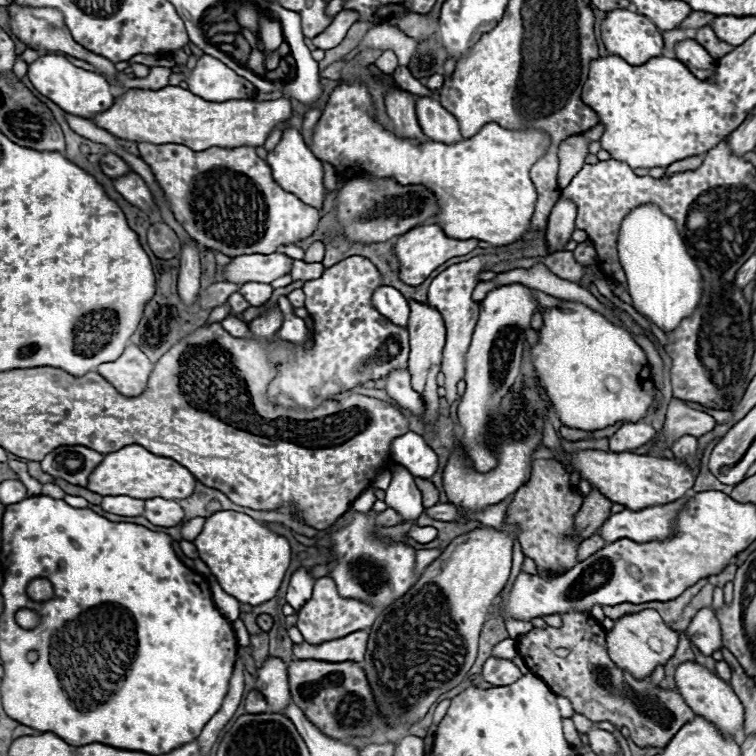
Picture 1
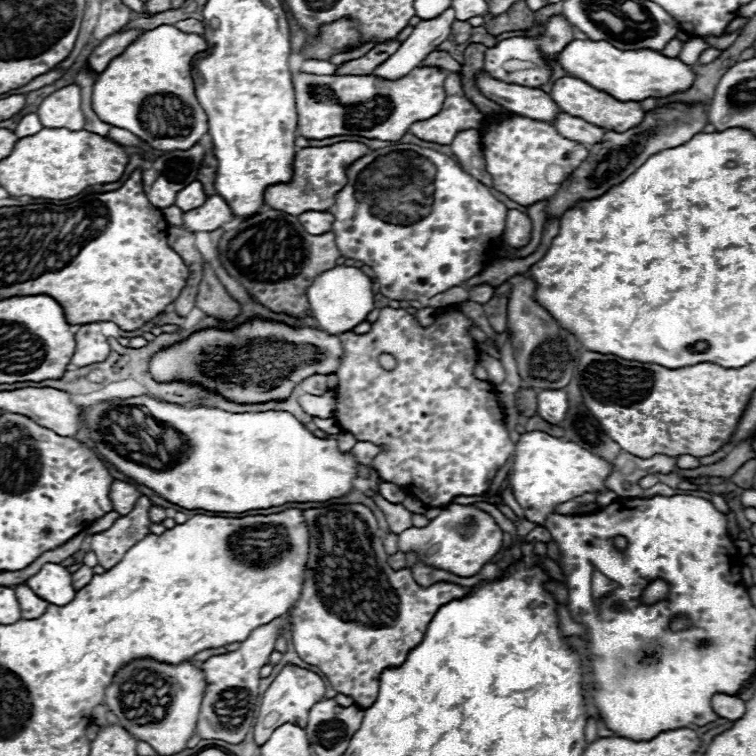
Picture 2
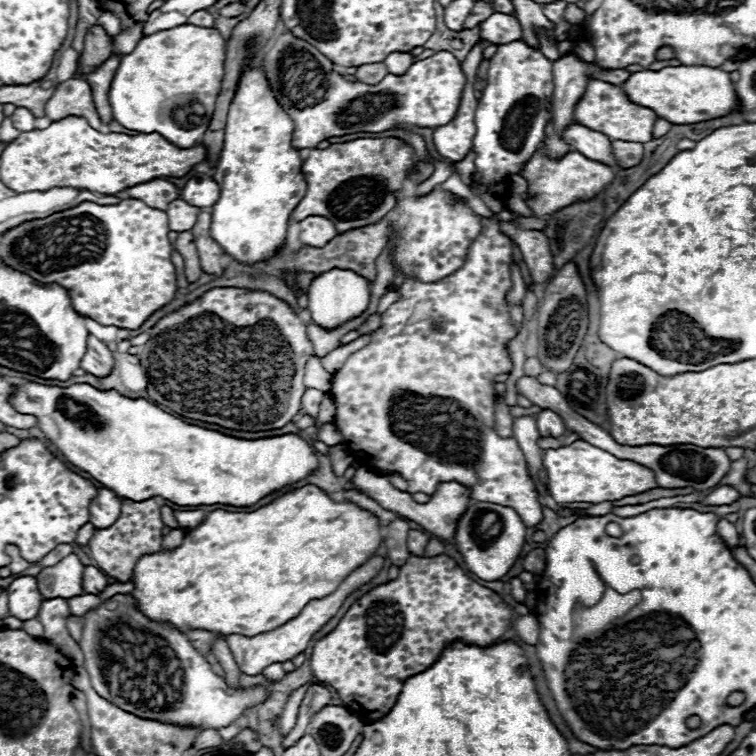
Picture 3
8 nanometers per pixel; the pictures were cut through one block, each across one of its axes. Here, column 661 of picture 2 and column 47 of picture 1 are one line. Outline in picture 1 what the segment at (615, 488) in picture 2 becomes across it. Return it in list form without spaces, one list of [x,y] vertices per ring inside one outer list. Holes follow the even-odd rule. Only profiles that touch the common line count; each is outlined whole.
[[[60,446],[52,450],[40,464],[42,470],[54,478],[86,486],[90,472],[102,462],[102,458],[104,456],[100,452],[86,446]]]

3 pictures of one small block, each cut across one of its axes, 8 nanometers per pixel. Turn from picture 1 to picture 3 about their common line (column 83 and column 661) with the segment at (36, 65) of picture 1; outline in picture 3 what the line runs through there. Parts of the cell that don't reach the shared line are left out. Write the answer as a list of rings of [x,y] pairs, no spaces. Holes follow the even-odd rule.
[[[666,66],[662,70],[632,72],[622,84],[628,100],[654,110],[660,118],[672,124],[696,124],[710,118],[720,118],[738,106],[734,86],[728,72],[710,66]]]

